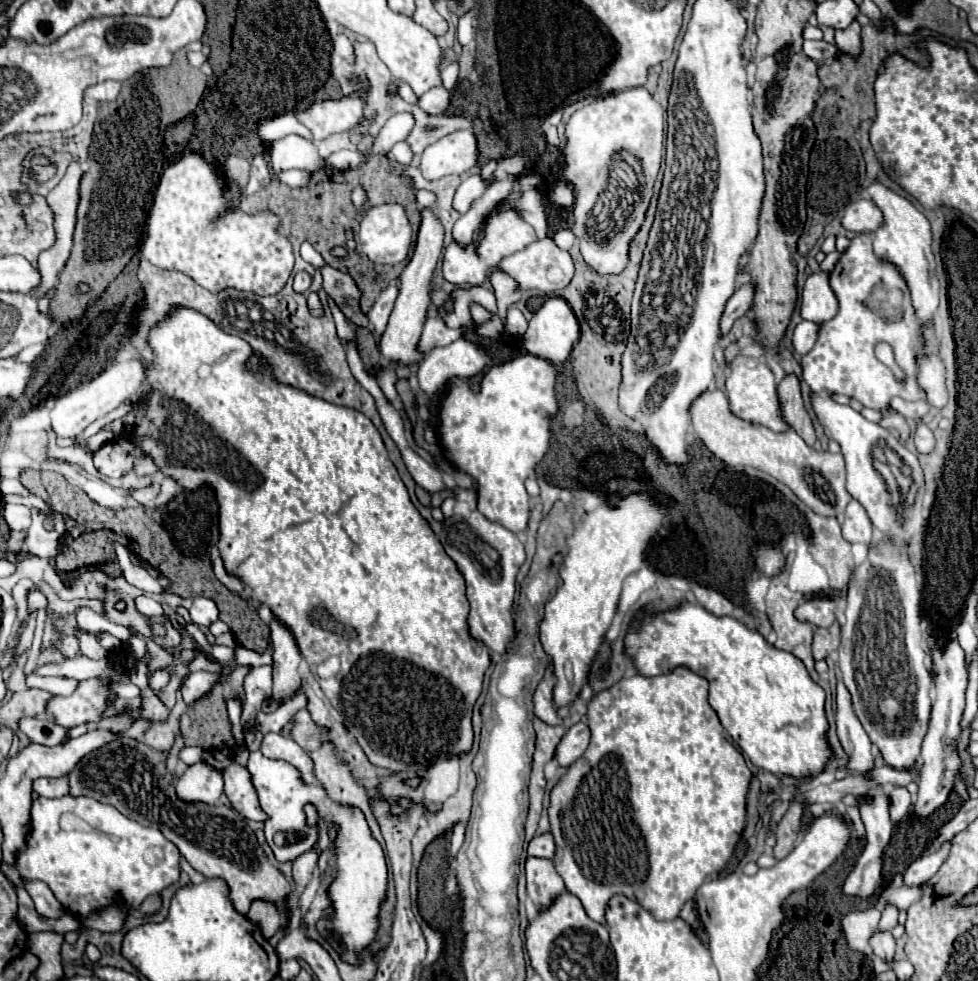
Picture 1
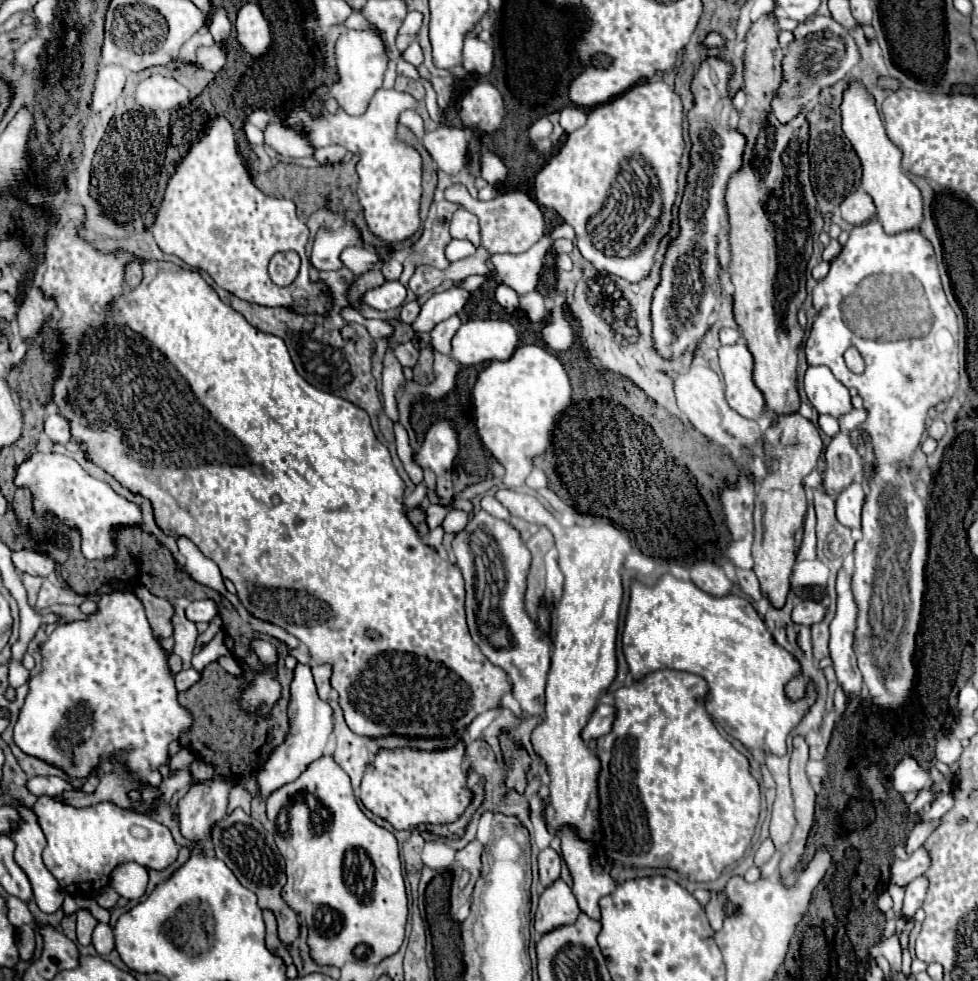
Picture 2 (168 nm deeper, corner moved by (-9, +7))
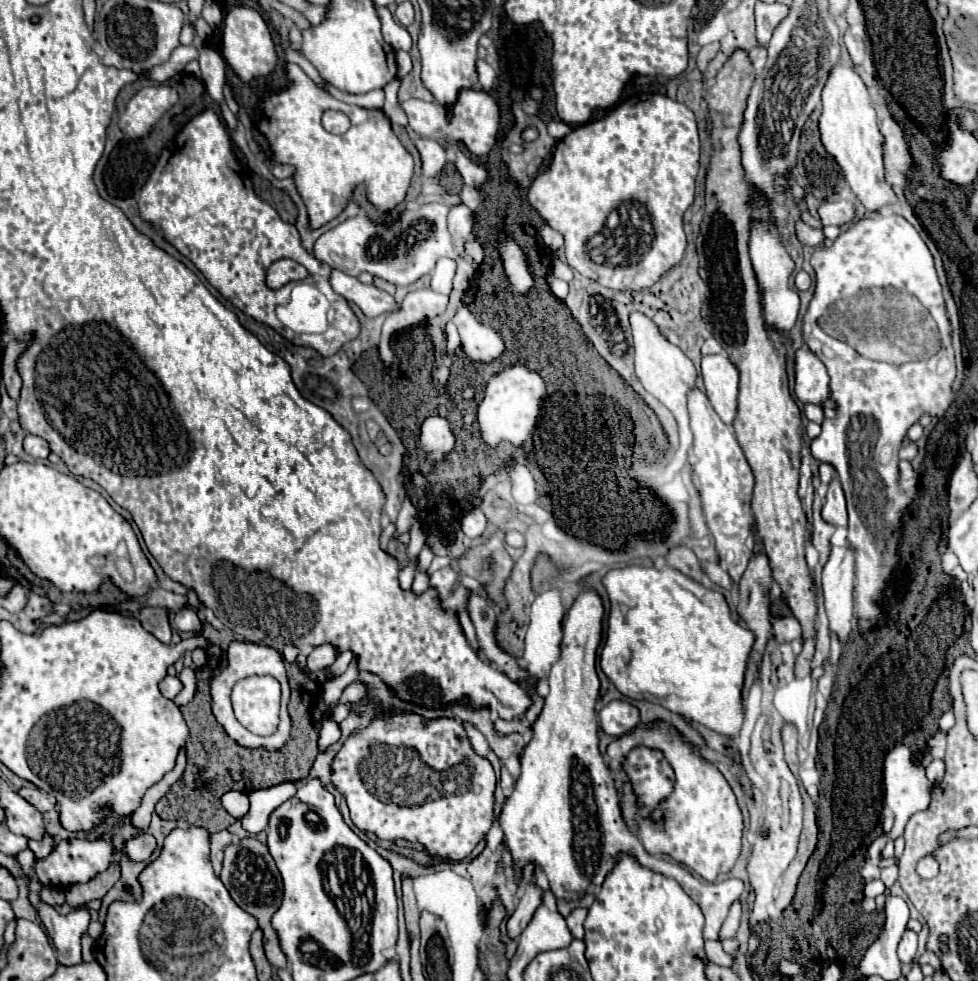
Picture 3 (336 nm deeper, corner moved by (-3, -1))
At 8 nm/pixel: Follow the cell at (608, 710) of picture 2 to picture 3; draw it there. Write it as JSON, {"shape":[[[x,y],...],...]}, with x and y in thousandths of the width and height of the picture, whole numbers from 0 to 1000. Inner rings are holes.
{"shape":[[[624,715],[611,727],[611,733],[613,733],[613,743],[626,751],[634,751],[654,737],[652,723],[640,715]]]}

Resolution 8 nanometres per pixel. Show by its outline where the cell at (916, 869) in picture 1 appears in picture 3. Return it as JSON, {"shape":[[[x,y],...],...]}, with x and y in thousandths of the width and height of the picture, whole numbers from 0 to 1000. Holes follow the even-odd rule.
{"shape":[[[926,947],[924,953],[922,953],[922,959],[918,963],[918,976],[922,982],[930,982],[935,978],[935,971],[937,971],[937,963],[939,963],[939,957],[937,957],[937,951]]]}

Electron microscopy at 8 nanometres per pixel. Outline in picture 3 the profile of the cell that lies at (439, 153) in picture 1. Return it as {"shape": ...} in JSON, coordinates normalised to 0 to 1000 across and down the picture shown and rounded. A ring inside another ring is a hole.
{"shape":[[[438,140],[425,142],[425,152],[431,160],[431,178],[434,180],[448,180],[456,168],[456,152]]]}

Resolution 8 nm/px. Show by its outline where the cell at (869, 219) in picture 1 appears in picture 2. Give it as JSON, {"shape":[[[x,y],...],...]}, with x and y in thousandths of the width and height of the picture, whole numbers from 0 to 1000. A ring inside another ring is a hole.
{"shape":[[[873,195],[859,207],[859,217],[863,225],[871,229],[881,229],[890,225],[896,215],[894,207],[890,207],[890,201],[883,195]]]}

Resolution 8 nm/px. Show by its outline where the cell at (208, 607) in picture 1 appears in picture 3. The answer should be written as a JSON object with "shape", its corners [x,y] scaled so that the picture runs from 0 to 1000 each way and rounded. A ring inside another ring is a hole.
{"shape":[[[184,621],[178,627],[178,639],[182,643],[196,643],[196,645],[200,645],[200,643],[204,643],[204,631],[202,631],[202,627],[198,623]]]}

